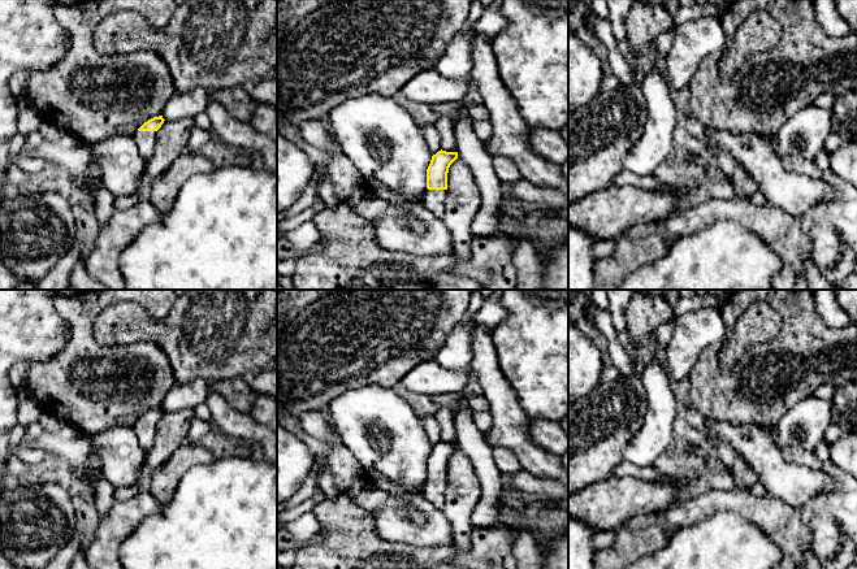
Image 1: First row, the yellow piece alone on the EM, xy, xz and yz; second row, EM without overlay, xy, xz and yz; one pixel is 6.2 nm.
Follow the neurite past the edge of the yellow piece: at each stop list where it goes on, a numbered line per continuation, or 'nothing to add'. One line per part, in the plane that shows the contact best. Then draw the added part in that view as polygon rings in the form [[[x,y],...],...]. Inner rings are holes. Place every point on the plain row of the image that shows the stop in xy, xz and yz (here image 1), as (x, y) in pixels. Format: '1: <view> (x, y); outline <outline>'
1: xz (433, 491); outline [[[425,481],[421,495],[425,500],[432,503],[436,508],[442,509],[445,504],[445,492],[447,481]]]

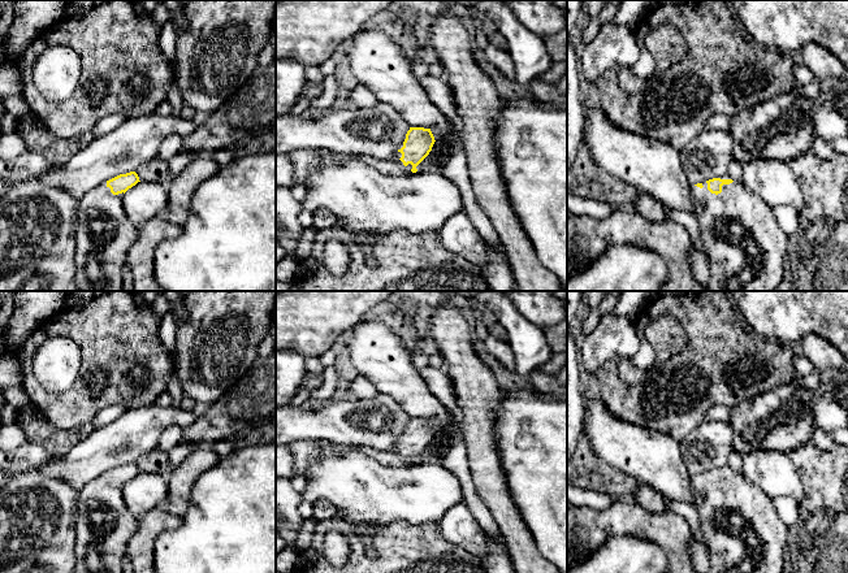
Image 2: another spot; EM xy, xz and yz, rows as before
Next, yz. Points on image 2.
1: yz (743, 532); outline [[[701,473],[702,479],[691,478],[695,491],[695,508],[700,517],[700,525],[706,543],[709,557],[709,573],[783,573],[783,554],[788,535],[788,526],[780,520],[774,502],[756,485],[750,483],[743,473],[732,473],[722,477],[722,483],[715,486],[708,481],[708,474]]]

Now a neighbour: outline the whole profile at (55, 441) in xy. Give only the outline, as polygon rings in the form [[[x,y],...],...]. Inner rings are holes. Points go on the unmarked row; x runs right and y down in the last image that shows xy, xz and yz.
[[[34,409],[17,411],[16,422],[23,429],[26,440],[42,446],[51,455],[64,455],[95,430],[92,424],[61,430],[42,420]]]

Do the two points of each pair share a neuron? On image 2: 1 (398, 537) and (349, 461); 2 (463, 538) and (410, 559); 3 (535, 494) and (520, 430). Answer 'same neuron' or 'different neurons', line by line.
1: different neurons
2: different neurons
3: same neuron

